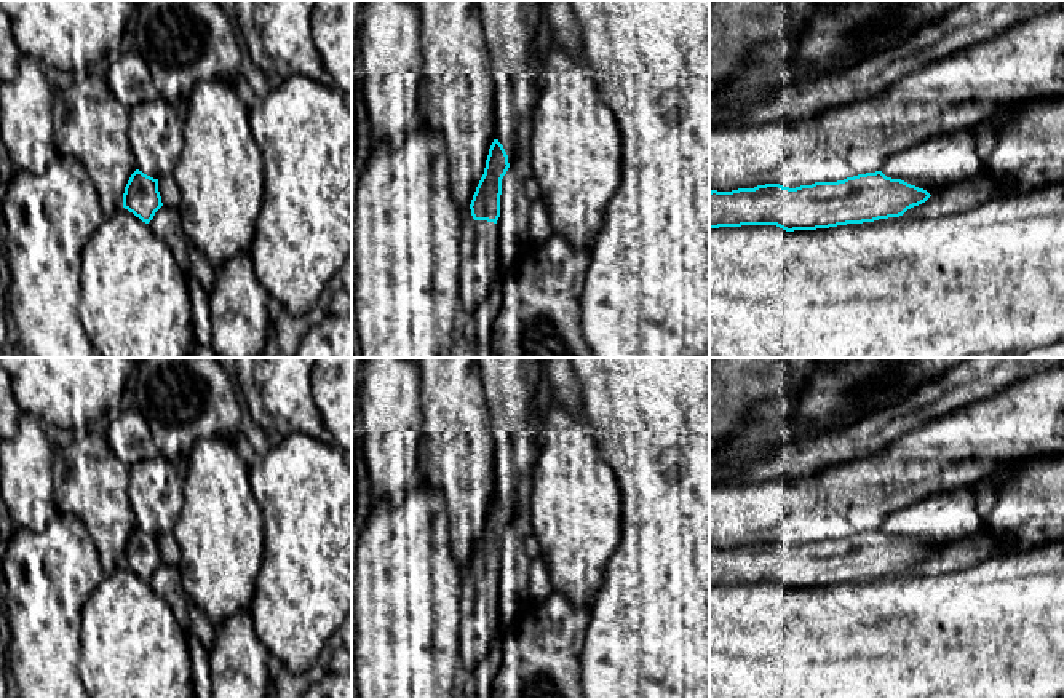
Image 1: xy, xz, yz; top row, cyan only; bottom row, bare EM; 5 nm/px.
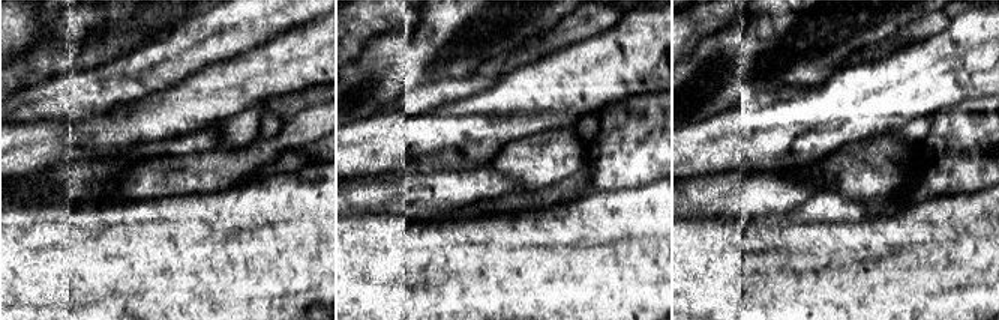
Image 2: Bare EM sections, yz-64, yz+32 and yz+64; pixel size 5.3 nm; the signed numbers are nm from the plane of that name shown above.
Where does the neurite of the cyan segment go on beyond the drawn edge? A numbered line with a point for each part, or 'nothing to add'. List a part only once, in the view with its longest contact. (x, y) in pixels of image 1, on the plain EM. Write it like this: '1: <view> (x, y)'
1: xz (480, 618)

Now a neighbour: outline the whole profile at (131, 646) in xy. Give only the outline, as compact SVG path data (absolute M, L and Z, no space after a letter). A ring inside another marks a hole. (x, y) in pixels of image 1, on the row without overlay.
M125 565L81 609L78 669L89 698L195 698L185 631L166 599Z

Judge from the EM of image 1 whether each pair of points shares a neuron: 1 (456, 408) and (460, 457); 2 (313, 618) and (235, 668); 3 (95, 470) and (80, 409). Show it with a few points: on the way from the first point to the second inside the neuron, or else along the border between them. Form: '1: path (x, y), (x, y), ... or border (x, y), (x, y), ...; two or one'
1: path (456, 420), (457, 444); one
2: border (250, 614), (256, 636), (270, 654); two
3: border (88, 430), (77, 436); two

